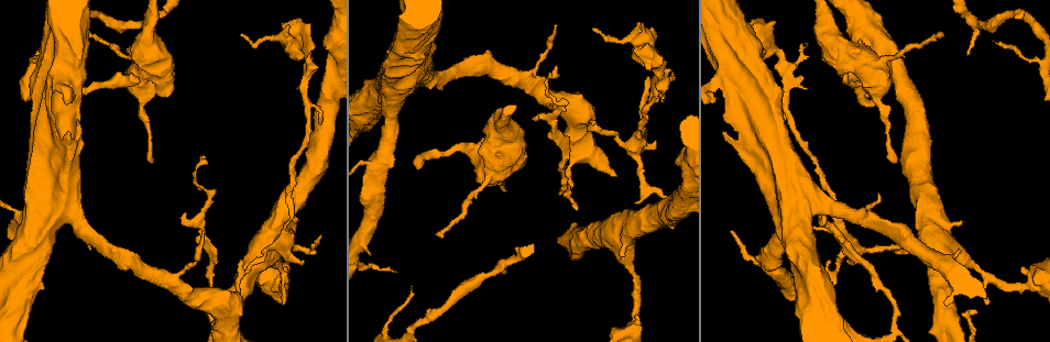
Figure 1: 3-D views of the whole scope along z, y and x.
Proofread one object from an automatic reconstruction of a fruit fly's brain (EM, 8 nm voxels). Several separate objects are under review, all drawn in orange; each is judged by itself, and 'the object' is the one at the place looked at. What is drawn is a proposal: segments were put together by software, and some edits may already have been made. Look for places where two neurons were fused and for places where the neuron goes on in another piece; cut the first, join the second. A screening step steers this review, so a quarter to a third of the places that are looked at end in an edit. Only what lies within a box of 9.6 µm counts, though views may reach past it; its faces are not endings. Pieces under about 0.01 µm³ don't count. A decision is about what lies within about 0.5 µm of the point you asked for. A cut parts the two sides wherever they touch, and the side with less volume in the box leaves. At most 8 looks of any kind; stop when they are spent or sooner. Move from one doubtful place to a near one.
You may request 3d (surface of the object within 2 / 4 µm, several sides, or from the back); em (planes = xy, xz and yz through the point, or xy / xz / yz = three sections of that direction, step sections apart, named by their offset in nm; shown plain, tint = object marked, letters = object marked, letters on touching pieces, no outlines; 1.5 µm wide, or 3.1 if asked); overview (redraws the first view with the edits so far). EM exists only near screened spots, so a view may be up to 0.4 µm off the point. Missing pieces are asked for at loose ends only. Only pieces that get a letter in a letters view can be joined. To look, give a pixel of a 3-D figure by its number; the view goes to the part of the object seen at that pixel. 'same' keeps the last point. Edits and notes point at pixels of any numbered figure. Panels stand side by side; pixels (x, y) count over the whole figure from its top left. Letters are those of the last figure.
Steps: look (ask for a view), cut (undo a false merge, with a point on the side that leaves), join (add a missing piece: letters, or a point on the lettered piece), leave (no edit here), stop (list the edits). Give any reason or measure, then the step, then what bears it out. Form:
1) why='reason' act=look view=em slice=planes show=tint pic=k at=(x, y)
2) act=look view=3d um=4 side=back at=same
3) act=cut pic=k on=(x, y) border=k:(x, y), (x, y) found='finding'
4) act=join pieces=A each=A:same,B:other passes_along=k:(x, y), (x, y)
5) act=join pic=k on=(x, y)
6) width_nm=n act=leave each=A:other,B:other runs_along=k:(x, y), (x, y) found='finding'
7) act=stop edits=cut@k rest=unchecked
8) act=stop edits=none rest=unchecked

why='tapers out' act=look view=em slice=xy step=8 show=letters pic=1 at=(987, 303)

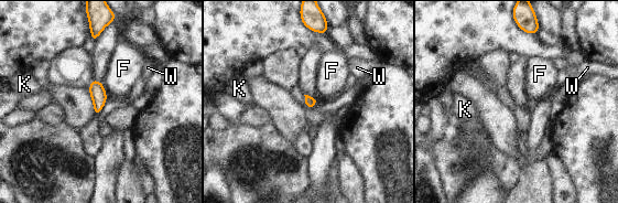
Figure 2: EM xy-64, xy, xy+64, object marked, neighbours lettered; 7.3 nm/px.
why='another direction' act=look view=em slice=planes show=letters at=same

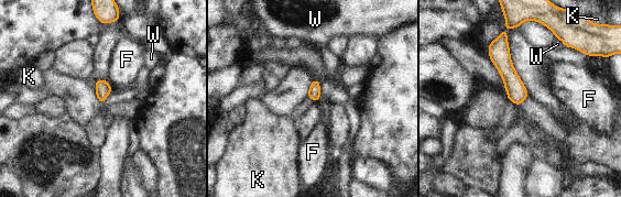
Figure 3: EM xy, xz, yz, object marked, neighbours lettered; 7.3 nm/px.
width_nm=100 act=leave each=F:other,K:other,W:other runs_along=3:(503, 33), (502, 62), (519, 101) found='no lettered piece goes on from it'

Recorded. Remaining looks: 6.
act=look view=em slice=xz step=8 show=tint pic=1 at=(619, 253)

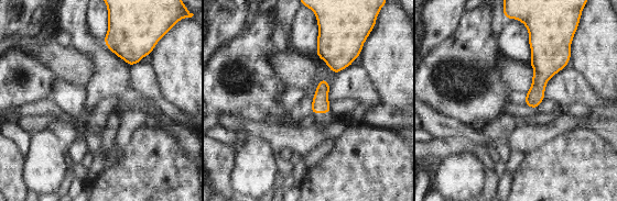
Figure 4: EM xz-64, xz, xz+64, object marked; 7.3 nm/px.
why='another direction' act=look view=em slice=yz step=8 show=letters at=same

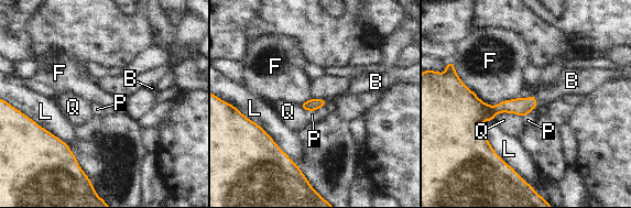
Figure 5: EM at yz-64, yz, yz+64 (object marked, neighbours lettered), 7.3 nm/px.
act=join pieces=B each=B:same,F:other,L:other,P:other,Q:other found='the neuron continues'

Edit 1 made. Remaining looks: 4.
act=look view=overview

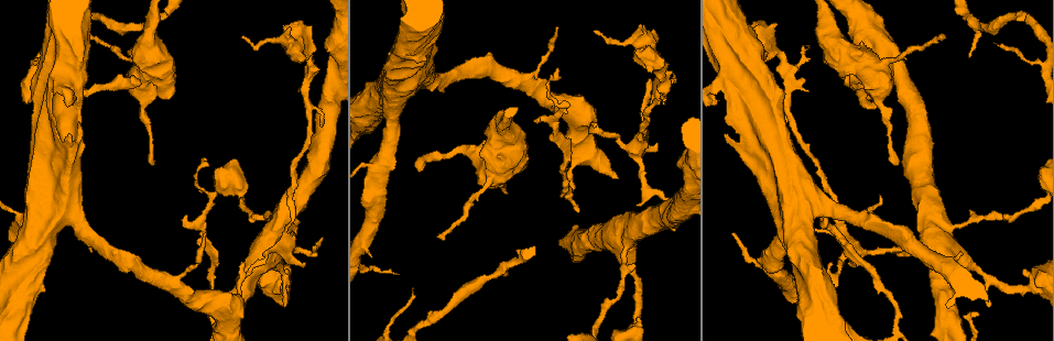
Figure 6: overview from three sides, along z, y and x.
why='tapers out' act=look view=em slice=planes show=plain pic=6 at=(997, 45)

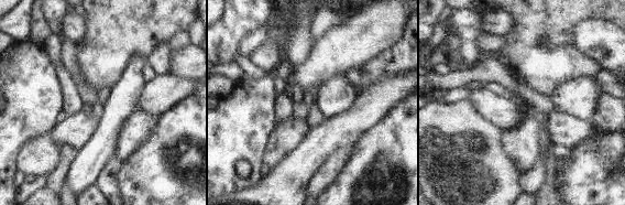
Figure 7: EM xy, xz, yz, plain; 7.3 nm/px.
act=look view=em slice=planes show=letters at=same

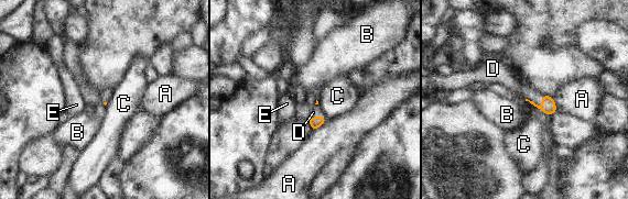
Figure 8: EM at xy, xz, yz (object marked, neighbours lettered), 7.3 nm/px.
act=join pieces=D each=A:other,B:other,C:other,D:same,E:other passes_along=8:(548, 107), (537, 104), (521, 90) found='it goes on there'

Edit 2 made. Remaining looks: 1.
act=stop edits=join@5,join@8 rest=unchecked

